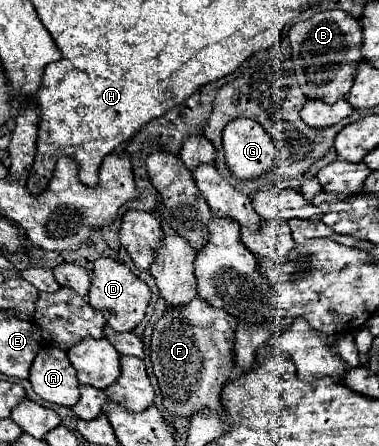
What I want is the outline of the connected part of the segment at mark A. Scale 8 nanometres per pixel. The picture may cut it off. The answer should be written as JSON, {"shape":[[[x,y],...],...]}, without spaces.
{"shape":[[[47,346],[33,360],[29,382],[33,390],[47,402],[59,406],[75,406],[79,402],[79,382],[67,352]]]}

